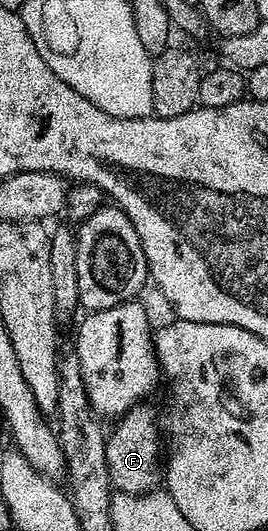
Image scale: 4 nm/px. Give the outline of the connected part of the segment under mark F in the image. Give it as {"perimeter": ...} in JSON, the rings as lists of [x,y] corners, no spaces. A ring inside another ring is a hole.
{"perimeter":[[[148,404],[127,410],[115,419],[113,430],[106,434],[106,468],[113,487],[124,494],[147,494],[162,482],[162,430],[158,425],[158,414]]]}

